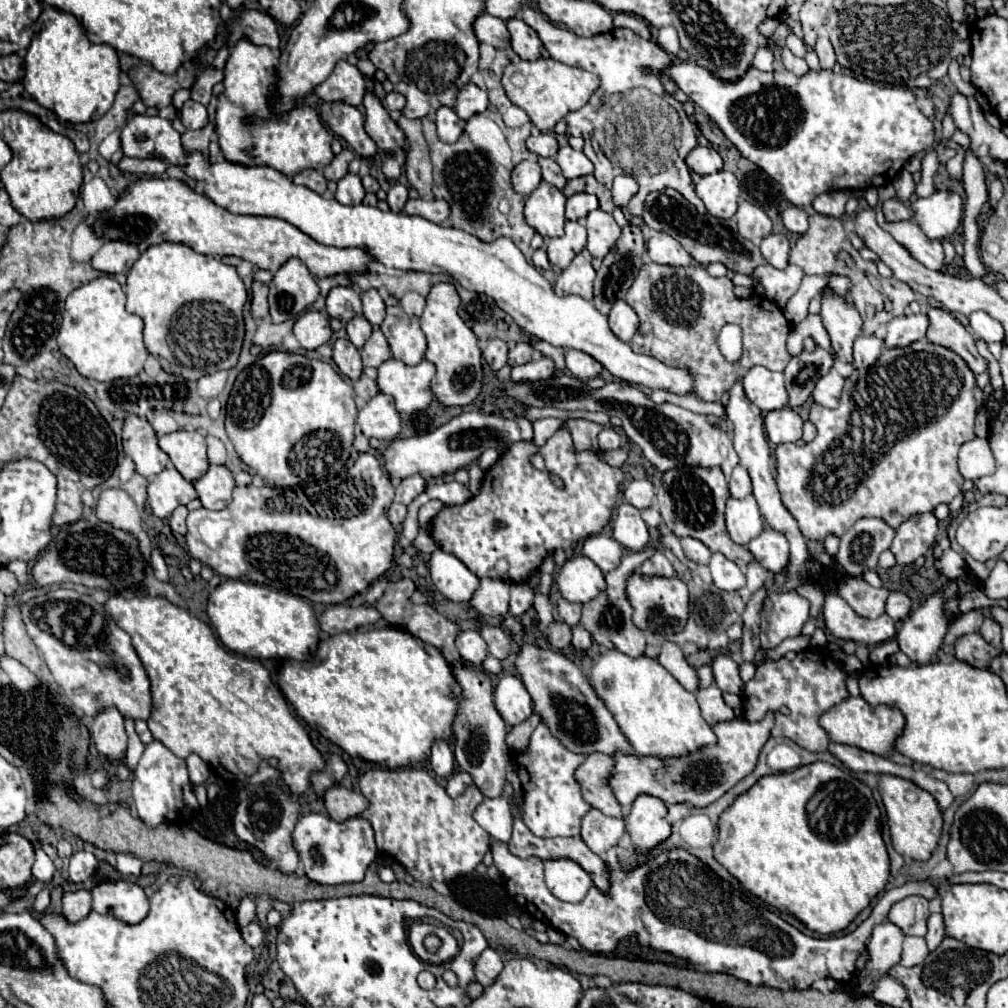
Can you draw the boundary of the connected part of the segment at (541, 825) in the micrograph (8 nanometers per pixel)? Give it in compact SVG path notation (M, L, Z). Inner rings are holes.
M544 720L536 726L530 736L526 752L510 752L512 764L516 764L522 792L524 792L524 824L538 838L554 838L554 836L578 836L580 822L584 814L592 808L582 798L582 788L574 778L574 772L580 764L584 764L586 754L570 752L548 728Z

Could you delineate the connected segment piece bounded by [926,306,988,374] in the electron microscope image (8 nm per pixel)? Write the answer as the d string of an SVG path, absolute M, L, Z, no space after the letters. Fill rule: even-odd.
M928 306L926 316L930 320L928 342L952 348L958 356L962 356L968 362L974 374L988 370L988 360L978 354L976 336L970 332L968 326L958 322L950 310Z

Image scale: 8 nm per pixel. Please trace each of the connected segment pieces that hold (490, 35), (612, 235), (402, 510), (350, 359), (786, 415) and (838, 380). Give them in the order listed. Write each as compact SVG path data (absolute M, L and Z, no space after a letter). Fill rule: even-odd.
M486 12L478 14L478 18L472 22L472 30L480 42L490 44L494 48L506 48L510 44L506 22Z
M594 210L588 214L588 252L594 258L604 258L616 244L616 240L620 238L622 230L616 224L616 220L612 218L612 214L604 212L604 210Z
M394 502L394 504L390 506L390 510L388 510L388 518L390 518L392 526L394 526L396 530L400 530L400 528L402 528L402 522L404 522L404 518L406 518L406 506Z
M338 338L332 348L334 348L332 360L340 368L340 372L348 376L350 380L358 380L362 374L362 360L360 360L360 352L356 350L356 346L350 340Z
M792 408L772 410L764 416L764 430L772 444L798 442L802 438L802 418Z
M832 368L828 374L824 374L816 388L814 388L814 400L826 408L836 408L838 400L840 400L840 392L842 392L842 386L844 386L844 378Z

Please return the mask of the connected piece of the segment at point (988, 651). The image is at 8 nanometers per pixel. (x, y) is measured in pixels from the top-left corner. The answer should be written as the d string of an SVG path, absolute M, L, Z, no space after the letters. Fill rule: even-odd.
M978 632L976 634L964 634L956 640L956 658L960 662L966 662L974 668L988 668L994 656L1000 656L1002 650L988 644Z

